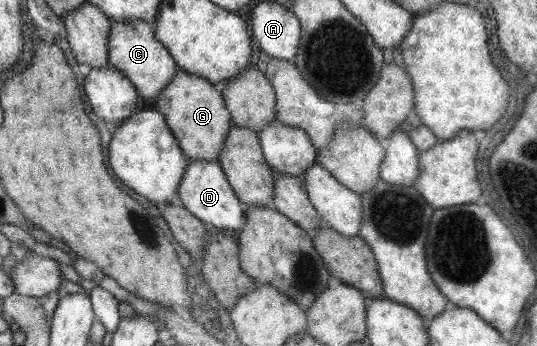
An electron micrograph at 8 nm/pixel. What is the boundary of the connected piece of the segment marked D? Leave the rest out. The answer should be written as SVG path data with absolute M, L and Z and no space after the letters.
M189 159L184 170L183 181L180 181L177 203L186 208L200 221L212 225L221 231L235 235L247 225L247 215L240 208L240 200L234 189L227 182L226 173L220 168L218 161L192 161Z

